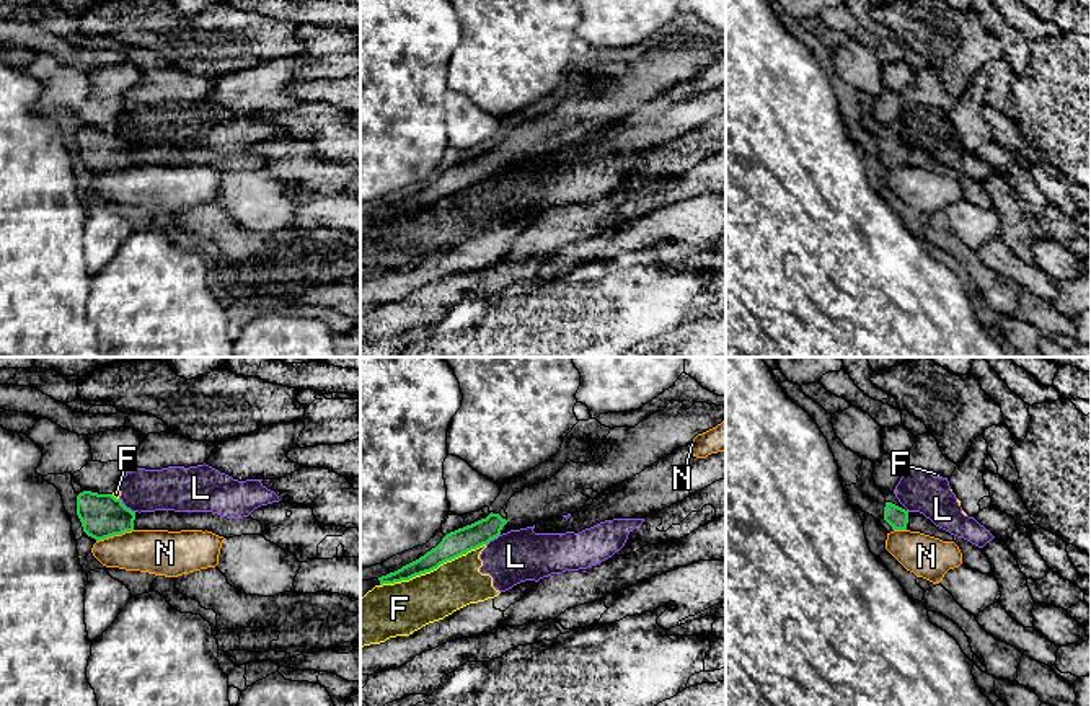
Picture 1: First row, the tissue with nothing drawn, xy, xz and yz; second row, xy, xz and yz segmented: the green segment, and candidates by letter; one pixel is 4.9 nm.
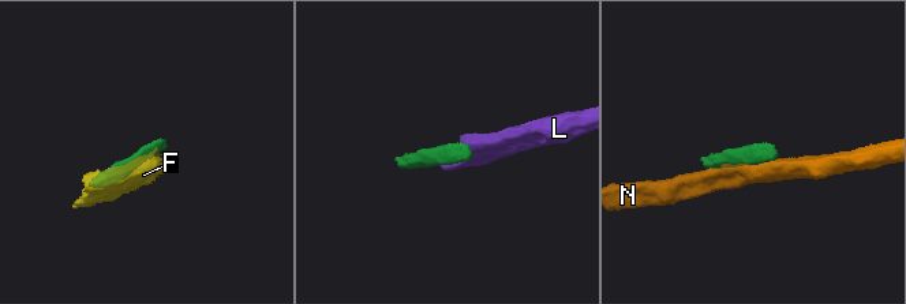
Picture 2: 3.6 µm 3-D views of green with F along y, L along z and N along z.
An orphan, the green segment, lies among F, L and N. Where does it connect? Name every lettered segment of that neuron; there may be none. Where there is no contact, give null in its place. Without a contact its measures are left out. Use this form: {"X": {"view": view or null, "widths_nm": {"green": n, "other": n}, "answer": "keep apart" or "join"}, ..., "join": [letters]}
{"F": {"view": "xz", "widths_nm": {"green": 130, "other": 260}, "answer": "keep apart"}, "L": {"view": "xy", "widths_nm": {"green": 220, "other": 220}, "answer": "keep apart"}, "N": {"view": "xy", "widths_nm": {"green": 220, "other": 220}, "answer": "keep apart"}, "join": []}

